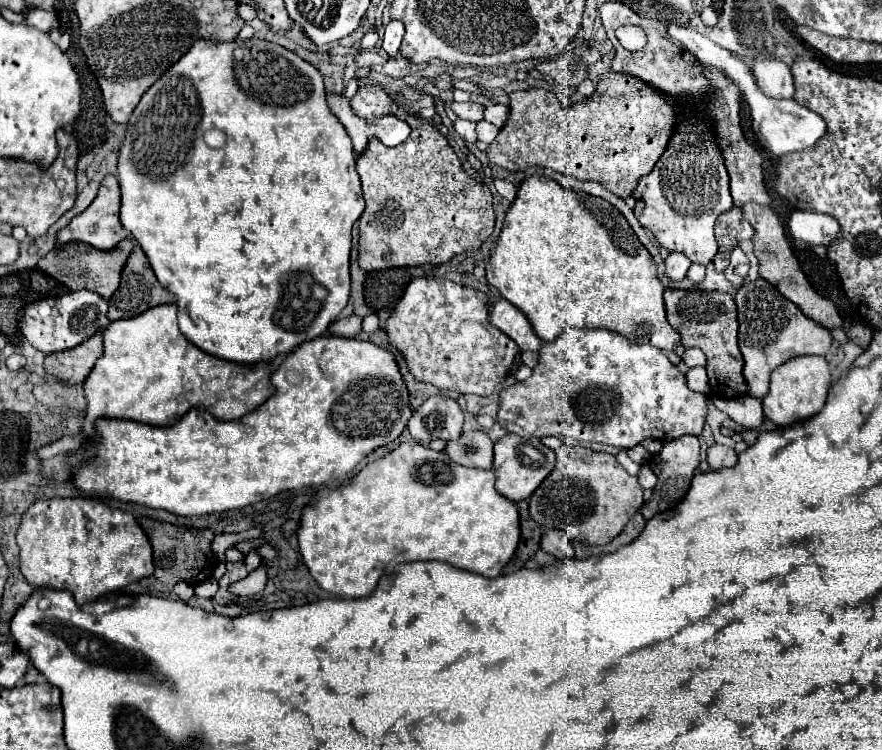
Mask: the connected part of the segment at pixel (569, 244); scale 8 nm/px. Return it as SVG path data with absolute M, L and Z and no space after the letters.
M530 176L526 178L520 188L518 188L518 196L516 200L512 202L510 210L506 212L506 220L504 220L504 226L502 226L502 234L500 234L500 240L488 260L488 266L486 266L486 280L490 286L494 286L502 298L506 298L510 304L518 306L518 310L530 320L532 324L532 330L536 332L536 336L542 340L542 342L548 342L552 338L556 338L564 328L606 328L606 330L612 330L612 332L618 332L622 336L628 336L630 342L638 342L638 344L652 344L660 350L676 350L680 346L680 334L668 324L666 320L666 310L664 310L664 300L662 300L662 292L664 292L664 286L662 282L658 280L656 276L656 264L650 256L650 252L640 244L640 240L636 238L636 234L632 232L630 224L626 222L626 218L620 214L618 208L614 208L612 204L608 204L606 200L600 200L596 196L588 196L588 194L580 194L580 192L568 192L564 190L558 182L554 180L548 180L548 178L542 178L542 176Z

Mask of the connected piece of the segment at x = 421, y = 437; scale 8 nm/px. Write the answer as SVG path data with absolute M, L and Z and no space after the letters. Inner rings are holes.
M432 396L408 420L408 432L420 444L430 440L458 440L462 434L464 414L454 398Z

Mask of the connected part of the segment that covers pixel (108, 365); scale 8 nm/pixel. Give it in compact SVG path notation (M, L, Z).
M156 306L146 310L144 314L128 320L114 320L104 330L104 354L92 368L90 376L84 380L86 394L86 420L82 430L70 436L70 452L78 450L90 436L94 436L98 418L122 418L122 420L138 420L150 426L170 426L178 422L190 408L204 408L216 420L232 420L242 418L248 412L256 410L266 398L272 394L270 386L270 368L268 364L258 364L256 368L246 368L228 360L218 360L196 348L188 342L176 324L176 306Z

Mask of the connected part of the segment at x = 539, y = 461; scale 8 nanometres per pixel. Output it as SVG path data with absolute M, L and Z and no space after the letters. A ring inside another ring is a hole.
M504 434L494 444L494 472L496 472L496 490L510 498L512 502L520 502L528 498L542 480L554 470L556 466L556 454L548 446L544 446L540 440L524 440L518 434Z

